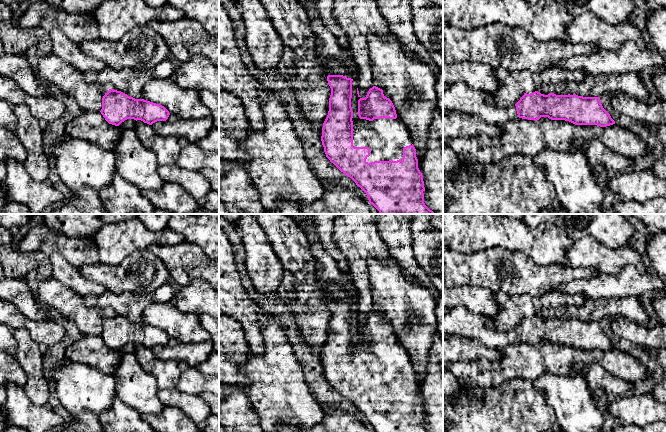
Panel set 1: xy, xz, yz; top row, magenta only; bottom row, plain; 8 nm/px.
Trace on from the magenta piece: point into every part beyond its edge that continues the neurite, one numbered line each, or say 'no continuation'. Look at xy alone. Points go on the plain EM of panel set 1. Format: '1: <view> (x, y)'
no continuation

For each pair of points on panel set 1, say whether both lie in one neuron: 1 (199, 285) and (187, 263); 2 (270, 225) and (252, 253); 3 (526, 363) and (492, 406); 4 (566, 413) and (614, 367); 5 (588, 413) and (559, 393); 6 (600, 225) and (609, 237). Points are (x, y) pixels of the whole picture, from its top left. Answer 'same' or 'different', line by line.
1: different
2: different
3: different
4: different
5: same
6: same

